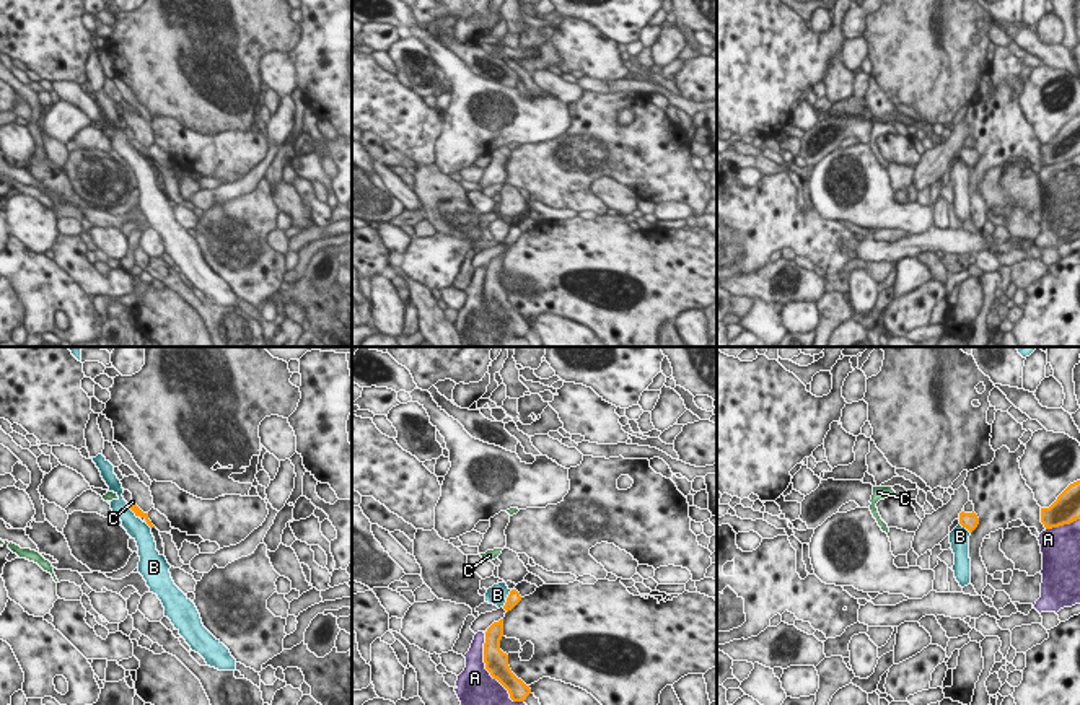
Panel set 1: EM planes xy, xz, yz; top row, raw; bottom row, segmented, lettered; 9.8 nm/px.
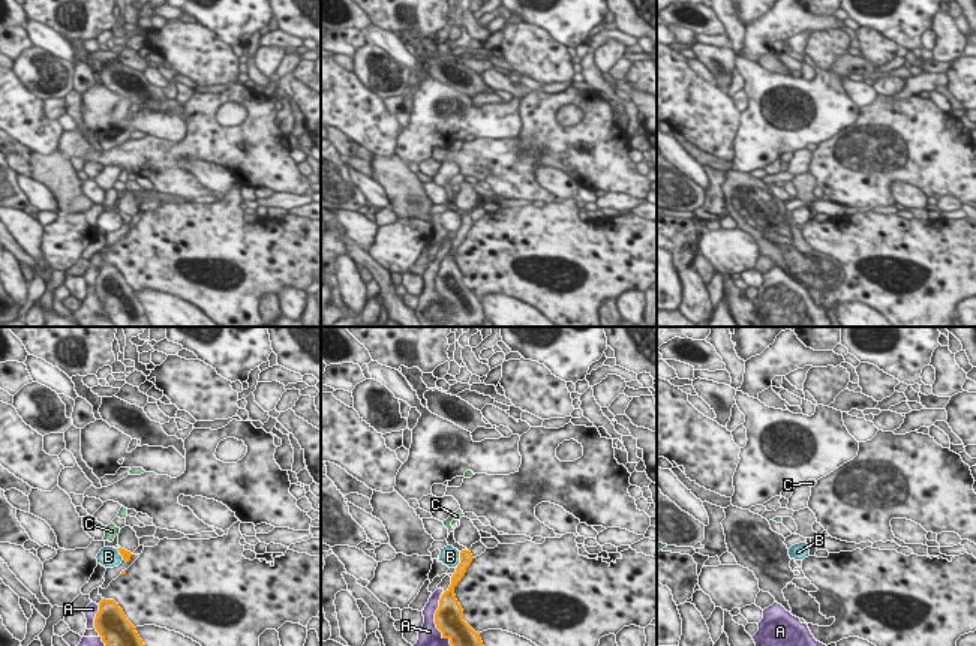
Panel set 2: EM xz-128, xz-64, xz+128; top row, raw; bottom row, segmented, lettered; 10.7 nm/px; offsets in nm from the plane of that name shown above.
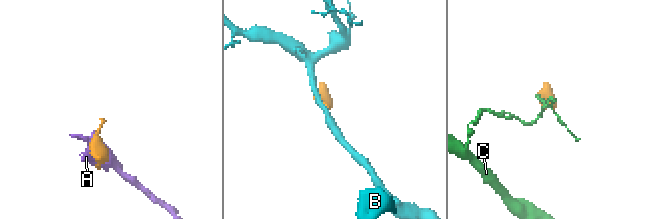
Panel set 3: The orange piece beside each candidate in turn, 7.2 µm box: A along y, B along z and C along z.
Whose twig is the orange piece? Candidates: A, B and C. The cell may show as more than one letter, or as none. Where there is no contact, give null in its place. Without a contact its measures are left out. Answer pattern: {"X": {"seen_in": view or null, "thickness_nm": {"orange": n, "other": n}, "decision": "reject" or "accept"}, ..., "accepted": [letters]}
{"A": {"seen_in": "xz", "thickness_nm": {"orange": 220, "other": 360}, "decision": "reject"}, "B": {"seen_in": "xz", "thickness_nm": {"orange": 130, "other": 200}, "decision": "reject"}, "C": {"seen_in": "xy", "thickness_nm": {"orange": 70, "other": 30}, "decision": "accept"}, "accepted": ["C"]}

